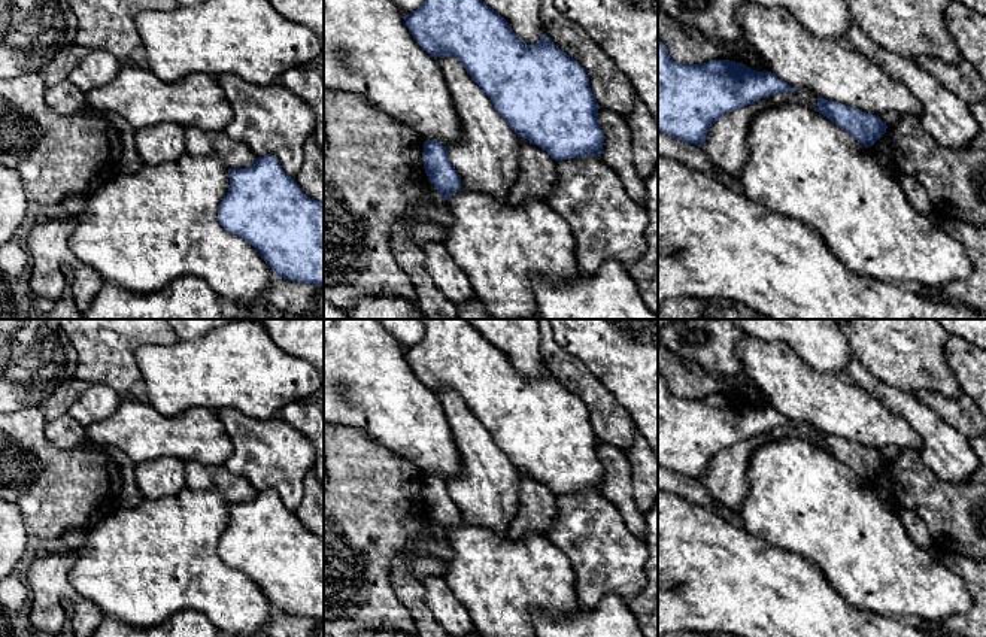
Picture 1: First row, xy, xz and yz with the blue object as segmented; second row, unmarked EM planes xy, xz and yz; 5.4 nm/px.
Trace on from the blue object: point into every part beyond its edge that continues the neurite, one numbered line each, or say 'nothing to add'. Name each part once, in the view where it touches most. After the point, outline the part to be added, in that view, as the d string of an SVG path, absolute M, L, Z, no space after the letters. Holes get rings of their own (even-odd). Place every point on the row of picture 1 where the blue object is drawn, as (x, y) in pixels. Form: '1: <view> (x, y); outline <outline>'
nothing to add

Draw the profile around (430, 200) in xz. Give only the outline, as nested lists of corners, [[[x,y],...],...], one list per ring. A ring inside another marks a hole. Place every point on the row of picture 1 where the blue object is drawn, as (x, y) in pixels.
[[[430,181],[424,188],[421,204],[415,210],[415,216],[422,221],[434,222],[440,227],[448,227],[453,222],[450,212],[445,206],[443,197]]]

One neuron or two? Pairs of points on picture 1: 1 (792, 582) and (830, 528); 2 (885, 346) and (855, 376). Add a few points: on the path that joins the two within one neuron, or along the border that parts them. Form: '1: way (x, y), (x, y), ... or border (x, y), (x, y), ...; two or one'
1: border (774, 546), (810, 560), (831, 585); two
2: border (853, 354), (871, 375), (892, 387); two

